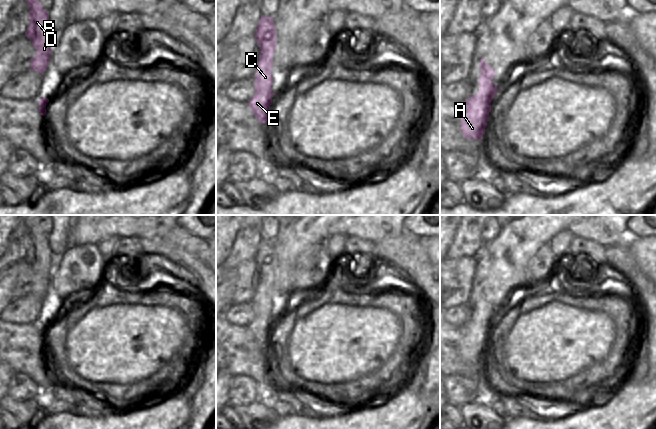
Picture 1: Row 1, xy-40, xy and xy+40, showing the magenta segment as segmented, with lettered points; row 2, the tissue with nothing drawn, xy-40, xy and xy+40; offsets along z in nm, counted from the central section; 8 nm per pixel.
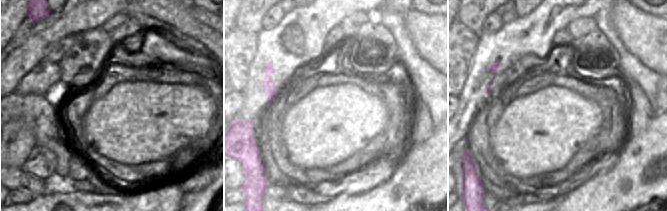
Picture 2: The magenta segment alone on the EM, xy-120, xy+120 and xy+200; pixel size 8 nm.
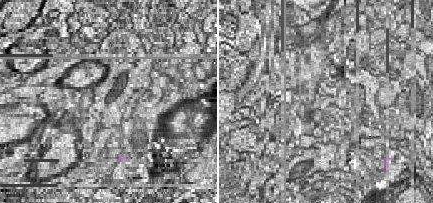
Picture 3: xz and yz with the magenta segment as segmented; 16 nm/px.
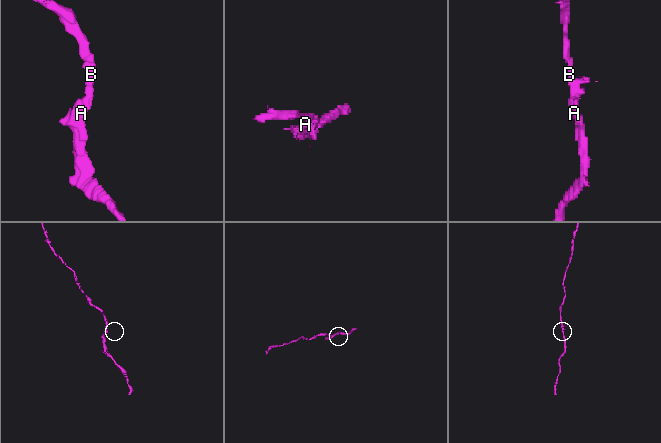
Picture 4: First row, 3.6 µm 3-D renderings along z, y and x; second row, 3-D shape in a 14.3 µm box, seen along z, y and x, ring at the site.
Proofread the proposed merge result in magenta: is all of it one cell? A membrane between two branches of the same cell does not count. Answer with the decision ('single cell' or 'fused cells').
single cell

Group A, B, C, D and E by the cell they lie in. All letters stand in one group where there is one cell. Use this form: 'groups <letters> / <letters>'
groups A B C D E

